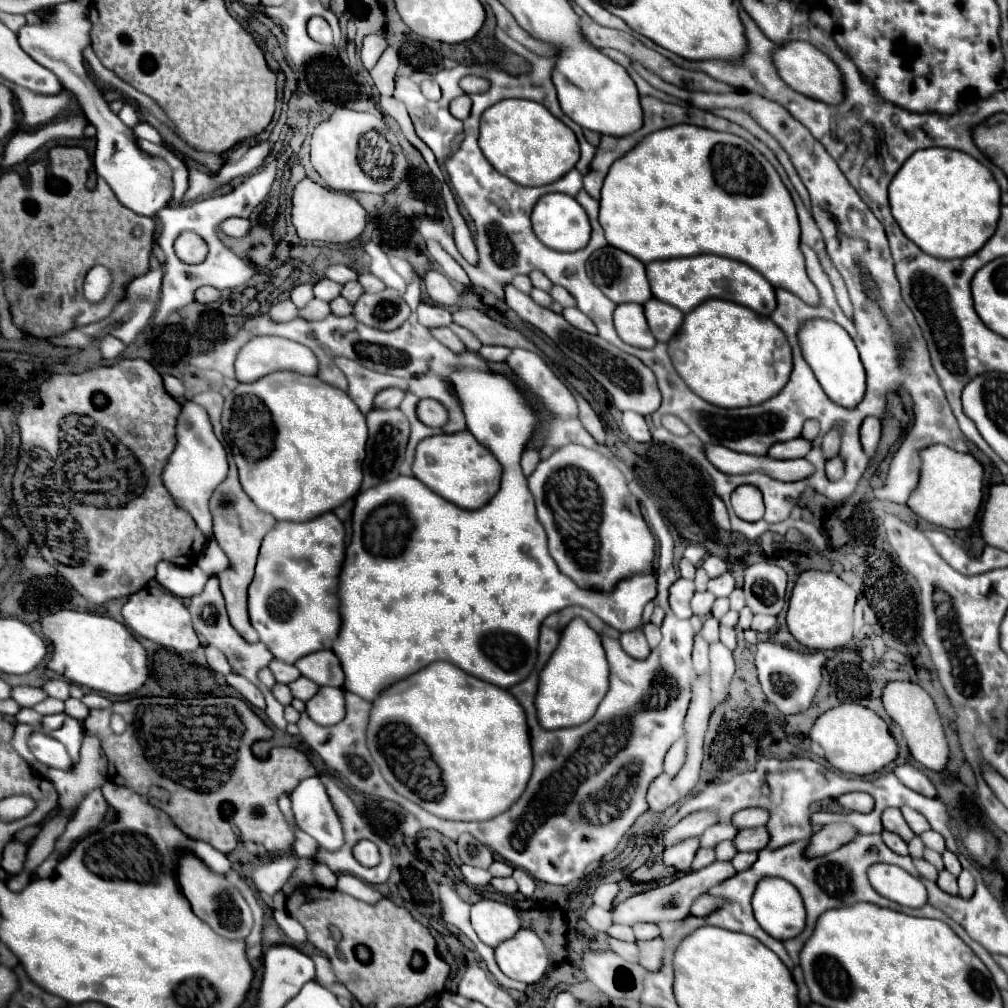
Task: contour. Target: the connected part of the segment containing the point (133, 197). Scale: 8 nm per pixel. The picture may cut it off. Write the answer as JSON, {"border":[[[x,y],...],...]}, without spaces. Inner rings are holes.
{"border":[[[78,2],[56,4],[40,22],[22,26],[18,32],[18,42],[30,58],[34,58],[44,68],[52,70],[62,82],[62,86],[74,92],[88,122],[98,128],[94,166],[96,172],[114,190],[116,198],[124,206],[132,208],[136,214],[156,216],[156,212],[168,206],[172,200],[172,168],[164,158],[150,156],[138,148],[132,130],[122,124],[122,120],[108,108],[94,82],[88,78],[82,56],[84,48],[90,44],[90,20],[86,10],[88,8]]]}

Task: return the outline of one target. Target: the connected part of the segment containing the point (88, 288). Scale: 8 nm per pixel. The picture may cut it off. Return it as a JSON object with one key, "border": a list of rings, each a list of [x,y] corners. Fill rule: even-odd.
{"border":[[[104,266],[92,268],[86,276],[84,282],[84,296],[88,302],[102,302],[106,298],[106,294],[110,292],[110,284],[112,284],[112,276],[110,270]]]}

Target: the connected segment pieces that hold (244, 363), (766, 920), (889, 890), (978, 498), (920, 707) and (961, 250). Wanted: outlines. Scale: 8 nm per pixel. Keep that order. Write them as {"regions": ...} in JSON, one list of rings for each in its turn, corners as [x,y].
{"regions":[[[[256,336],[238,352],[236,380],[238,382],[254,382],[254,380],[258,380],[266,374],[278,372],[278,370],[290,370],[290,372],[298,372],[304,376],[316,376],[316,368],[318,368],[318,360],[308,346],[298,344],[294,340],[286,340],[286,338]]],[[[782,878],[760,880],[752,898],[754,918],[776,940],[796,938],[806,926],[800,892]]],[[[874,864],[868,872],[872,886],[886,898],[910,906],[910,908],[920,908],[928,902],[928,890],[926,886],[914,878],[912,874],[904,872],[898,866],[888,866],[888,864]]],[[[934,444],[930,448],[924,448],[920,452],[922,458],[922,470],[920,470],[920,484],[912,492],[908,506],[922,516],[924,520],[952,530],[970,528],[978,516],[980,504],[982,504],[982,480],[984,480],[984,468],[972,454],[956,452],[948,446]]],[[[888,682],[884,688],[884,694],[882,694],[882,702],[884,702],[886,712],[892,716],[892,720],[896,720],[900,724],[914,760],[918,760],[922,766],[926,766],[930,770],[942,772],[948,764],[950,748],[948,748],[942,720],[934,706],[932,696],[914,682]]],[[[916,150],[890,184],[892,216],[902,232],[934,258],[964,258],[978,252],[996,232],[1000,186],[992,172],[960,150]]]]}

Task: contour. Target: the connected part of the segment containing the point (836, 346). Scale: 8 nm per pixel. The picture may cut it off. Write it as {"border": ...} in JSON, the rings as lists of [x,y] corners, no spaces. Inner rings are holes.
{"border":[[[820,318],[808,320],[800,330],[800,346],[806,362],[814,370],[820,386],[832,402],[844,408],[854,408],[856,404],[860,404],[860,398],[864,398],[866,392],[866,372],[860,362],[854,340],[842,326]]]}

